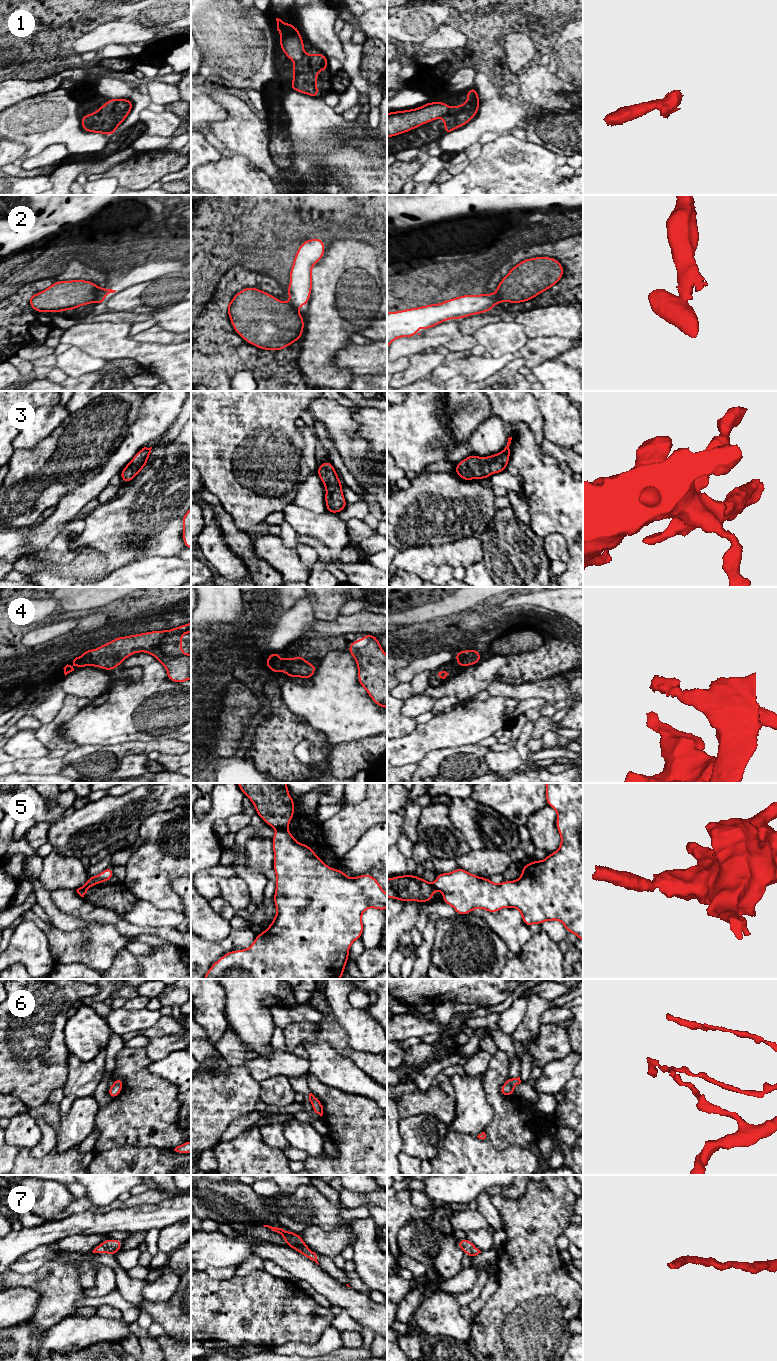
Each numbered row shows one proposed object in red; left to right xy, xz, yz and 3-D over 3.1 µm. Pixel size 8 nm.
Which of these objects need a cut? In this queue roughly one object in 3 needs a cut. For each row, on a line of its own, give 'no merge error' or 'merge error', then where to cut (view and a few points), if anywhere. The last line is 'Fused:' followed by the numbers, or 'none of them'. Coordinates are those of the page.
1: no merge error | no cut
2: merge error | xy (100, 288), (94, 302)
3: no merge error | no cut
4: no merge error | no cut
5: merge error | xz (286, 829), (278, 831)
6: no merge error | no cut
7: no merge error | no cut
Fused: 2, 5

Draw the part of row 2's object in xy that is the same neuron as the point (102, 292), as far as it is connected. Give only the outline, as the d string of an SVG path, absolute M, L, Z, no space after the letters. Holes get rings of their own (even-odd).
M106 287L100 288L97 292L95 303L99 303L101 305L104 305L104 302L105 302L104 297L107 296L108 294L114 293L114 292L116 292L116 290L107 289Z

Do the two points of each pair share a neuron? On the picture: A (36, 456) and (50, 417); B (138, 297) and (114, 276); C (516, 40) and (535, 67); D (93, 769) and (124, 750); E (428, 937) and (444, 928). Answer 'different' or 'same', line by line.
A: different
B: different
C: different
D: same
E: different

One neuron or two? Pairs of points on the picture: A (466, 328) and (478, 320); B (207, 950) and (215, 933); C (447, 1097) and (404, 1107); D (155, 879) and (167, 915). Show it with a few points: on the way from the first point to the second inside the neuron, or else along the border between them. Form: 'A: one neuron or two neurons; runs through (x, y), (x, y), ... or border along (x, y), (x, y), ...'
A: one neuron; runs through (469, 325), (475, 322)
B: two neurons; border along (232, 929), (226, 936), (218, 940), (201, 938)
C: one neuron; runs through (436, 1100), (415, 1104)
D: two neurons; border along (143, 900), (161, 909), (172, 909), (180, 912)

